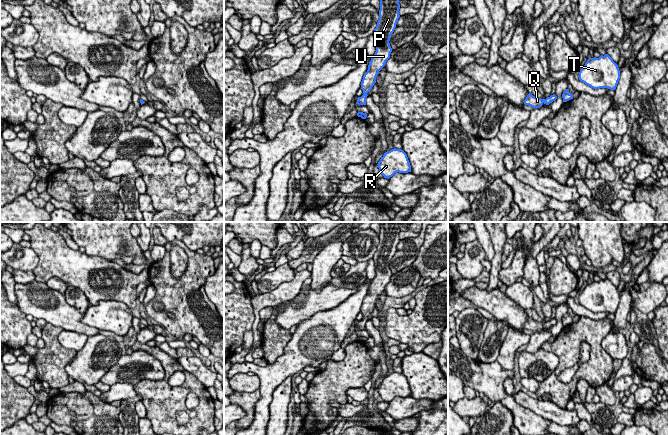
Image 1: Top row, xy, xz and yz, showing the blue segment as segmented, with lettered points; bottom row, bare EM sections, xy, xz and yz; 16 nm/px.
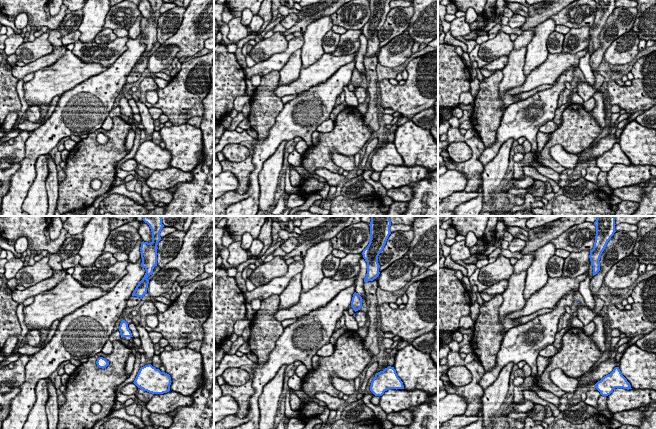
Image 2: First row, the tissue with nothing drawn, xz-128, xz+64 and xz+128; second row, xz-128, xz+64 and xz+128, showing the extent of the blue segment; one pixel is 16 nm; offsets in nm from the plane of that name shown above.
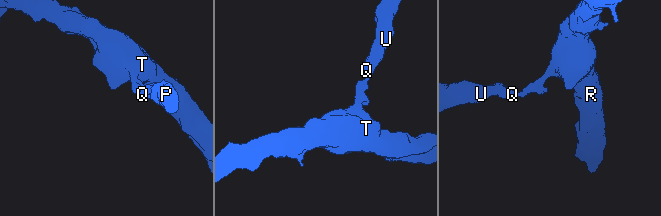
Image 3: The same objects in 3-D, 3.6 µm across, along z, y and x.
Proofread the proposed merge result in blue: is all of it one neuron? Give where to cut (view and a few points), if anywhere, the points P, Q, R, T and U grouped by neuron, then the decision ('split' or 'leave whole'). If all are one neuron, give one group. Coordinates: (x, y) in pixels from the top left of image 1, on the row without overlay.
cut none; groups P Q R T U; leave whole

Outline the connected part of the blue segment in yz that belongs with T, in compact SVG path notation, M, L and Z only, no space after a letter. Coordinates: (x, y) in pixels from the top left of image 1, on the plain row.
M608 278L589 282L579 296L579 304L593 313L615 314L619 303L618 289Z

